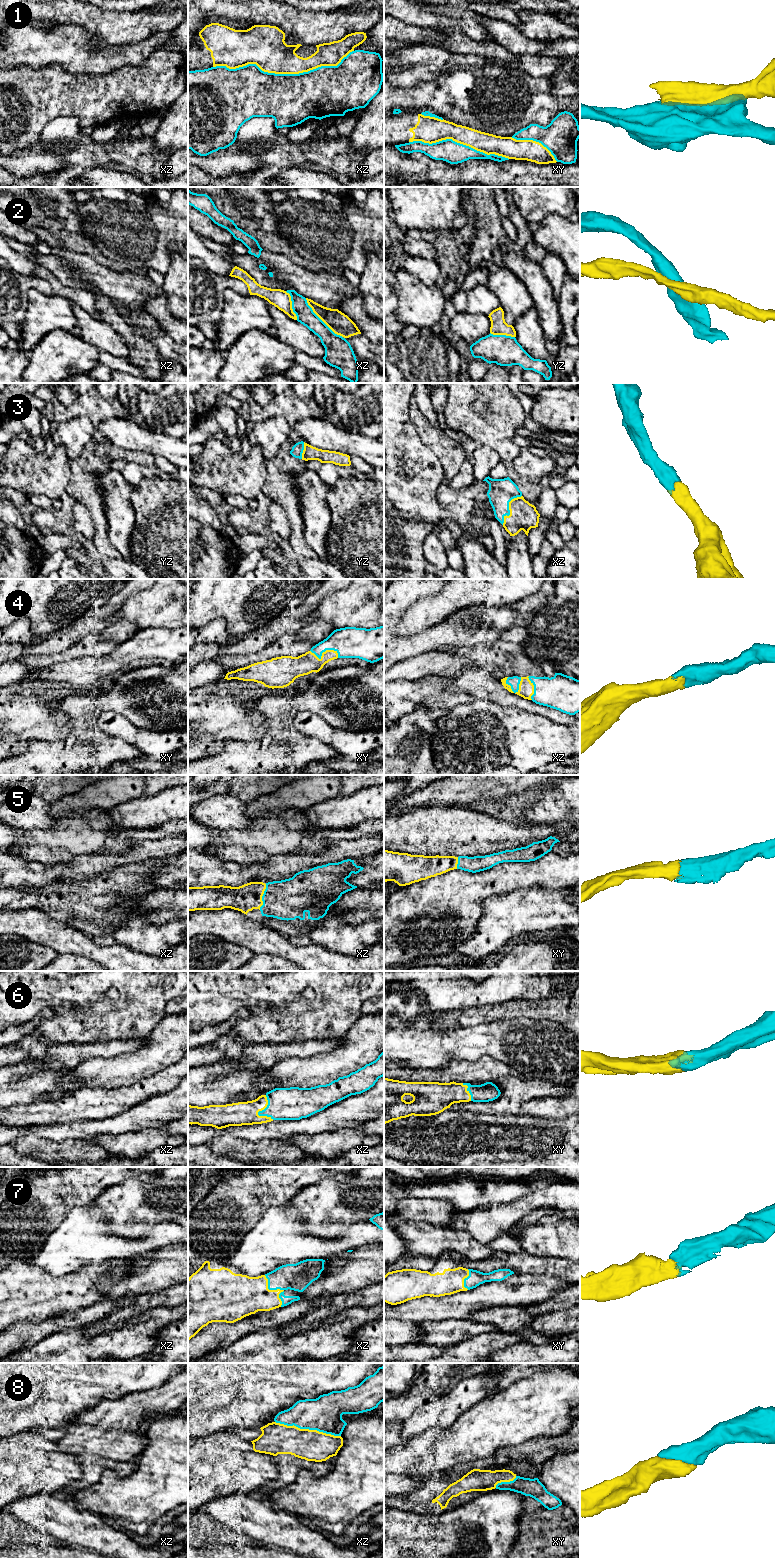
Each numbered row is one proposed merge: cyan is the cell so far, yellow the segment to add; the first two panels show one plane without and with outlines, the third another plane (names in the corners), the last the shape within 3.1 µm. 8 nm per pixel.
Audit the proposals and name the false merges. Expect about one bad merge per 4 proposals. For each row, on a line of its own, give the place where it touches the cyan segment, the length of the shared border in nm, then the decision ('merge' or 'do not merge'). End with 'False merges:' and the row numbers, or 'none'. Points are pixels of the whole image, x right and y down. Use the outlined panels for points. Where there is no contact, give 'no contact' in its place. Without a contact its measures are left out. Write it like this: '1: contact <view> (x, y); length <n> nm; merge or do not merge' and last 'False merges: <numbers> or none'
1: contact xz (283, 74); length 1150 nm; do not merge
2: contact xz (320, 319); length 440 nm; do not merge
3: contact xz (508, 508); length 280 nm; merge
4: contact xy (325, 650); length 240 nm; merge
5: contact xz (262, 897); length 220 nm; merge
6: contact xz (259, 1111); length 220 nm; merge
7: contact xz (276, 1289); length 300 nm; merge
8: contact xz (308, 1428); length 550 nm; merge
False merges: 1, 2

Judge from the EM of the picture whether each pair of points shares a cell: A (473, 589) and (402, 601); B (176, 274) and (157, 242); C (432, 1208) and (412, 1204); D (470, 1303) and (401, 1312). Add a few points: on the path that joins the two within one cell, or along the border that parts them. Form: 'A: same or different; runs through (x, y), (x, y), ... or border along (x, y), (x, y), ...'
A: different; border along (441, 589), (434, 594), (419, 598), (404, 613)
B: different; border along (173, 240), (168, 244), (169, 269), (164, 275)
C: same; runs through (427, 1208), (417, 1208)
D: same; runs through (453, 1306), (418, 1310)

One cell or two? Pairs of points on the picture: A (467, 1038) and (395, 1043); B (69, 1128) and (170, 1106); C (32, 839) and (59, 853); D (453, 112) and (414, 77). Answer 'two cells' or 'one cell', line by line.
A: one cell
B: one cell
C: one cell
D: two cells

